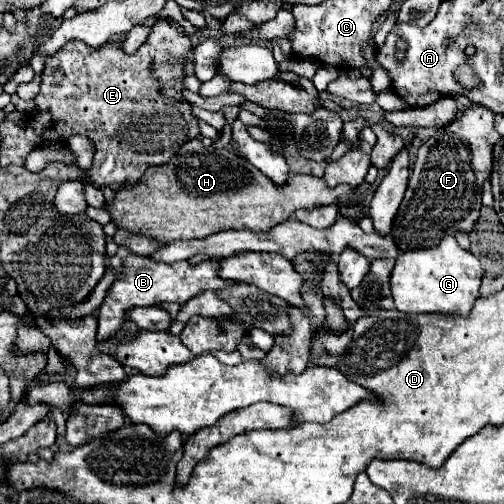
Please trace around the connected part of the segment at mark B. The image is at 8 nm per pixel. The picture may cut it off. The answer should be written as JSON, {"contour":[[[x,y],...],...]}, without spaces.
{"contour":[[[118,248],[114,256],[108,256],[108,266],[116,266],[122,276],[110,286],[104,304],[100,306],[96,318],[98,318],[98,340],[110,338],[120,324],[126,320],[126,310],[132,306],[154,306],[160,302],[176,302],[176,304],[186,304],[192,296],[196,296],[202,290],[214,288],[214,290],[224,290],[234,286],[234,280],[224,280],[220,278],[220,260],[204,260],[198,264],[190,264],[188,260],[180,260],[174,264],[164,264],[158,262],[150,256],[138,256],[128,252],[128,248]]]}

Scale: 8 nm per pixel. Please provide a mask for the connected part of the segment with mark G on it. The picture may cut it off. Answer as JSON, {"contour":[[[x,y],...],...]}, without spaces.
{"contour":[[[444,236],[444,240],[426,250],[404,252],[396,258],[396,266],[392,270],[392,298],[396,310],[406,314],[426,314],[426,312],[442,312],[442,314],[468,314],[474,302],[480,296],[482,284],[482,266],[478,258],[460,248],[454,236]]]}

